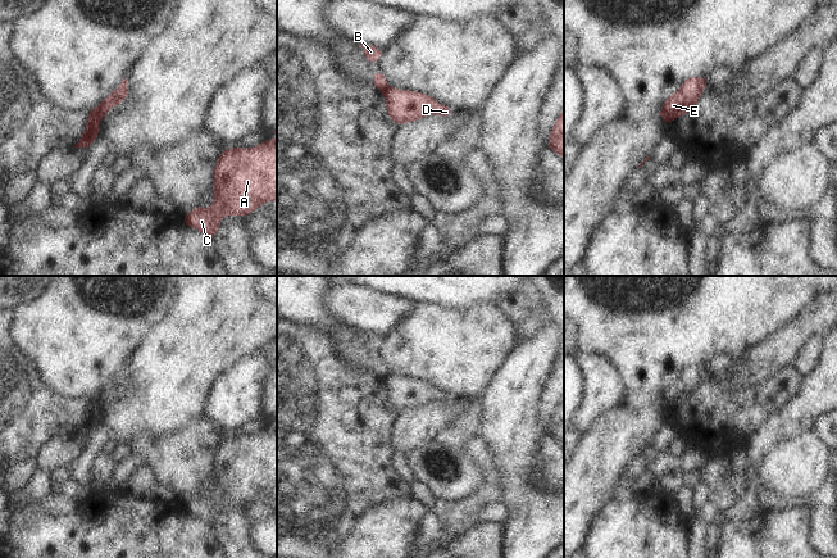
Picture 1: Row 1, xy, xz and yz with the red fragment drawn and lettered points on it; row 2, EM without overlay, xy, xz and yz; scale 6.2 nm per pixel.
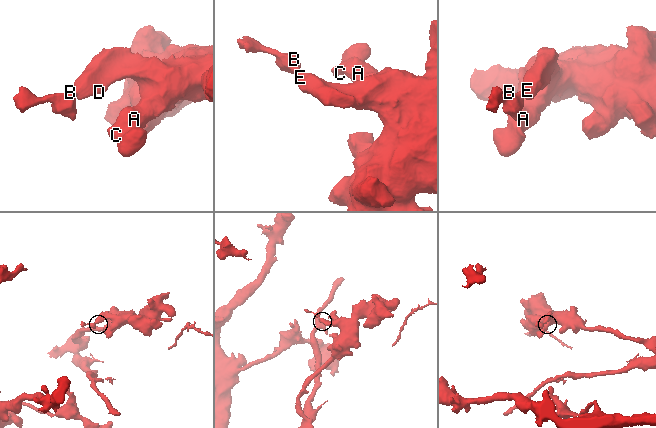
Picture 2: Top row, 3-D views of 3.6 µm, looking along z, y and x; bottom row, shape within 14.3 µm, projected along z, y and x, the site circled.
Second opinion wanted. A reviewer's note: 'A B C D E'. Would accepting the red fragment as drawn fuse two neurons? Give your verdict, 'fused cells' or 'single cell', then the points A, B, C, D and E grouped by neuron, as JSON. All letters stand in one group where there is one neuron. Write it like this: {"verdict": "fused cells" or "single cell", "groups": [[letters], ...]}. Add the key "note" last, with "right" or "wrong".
{"verdict": "fused cells", "groups": [["A", "C", "D", "E"], ["B"]], "note": "wrong"}

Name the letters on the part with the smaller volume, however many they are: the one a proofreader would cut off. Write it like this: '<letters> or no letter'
B

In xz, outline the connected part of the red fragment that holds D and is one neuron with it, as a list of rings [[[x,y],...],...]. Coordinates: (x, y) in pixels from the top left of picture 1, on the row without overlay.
[[[387,375],[382,378],[390,405],[397,412],[409,410],[426,403],[449,404],[455,400],[451,395],[437,390],[432,384]]]

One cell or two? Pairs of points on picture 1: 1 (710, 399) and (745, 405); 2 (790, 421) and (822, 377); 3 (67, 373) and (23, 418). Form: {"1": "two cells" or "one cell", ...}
{"1": "one cell", "2": "one cell", "3": "two cells"}

